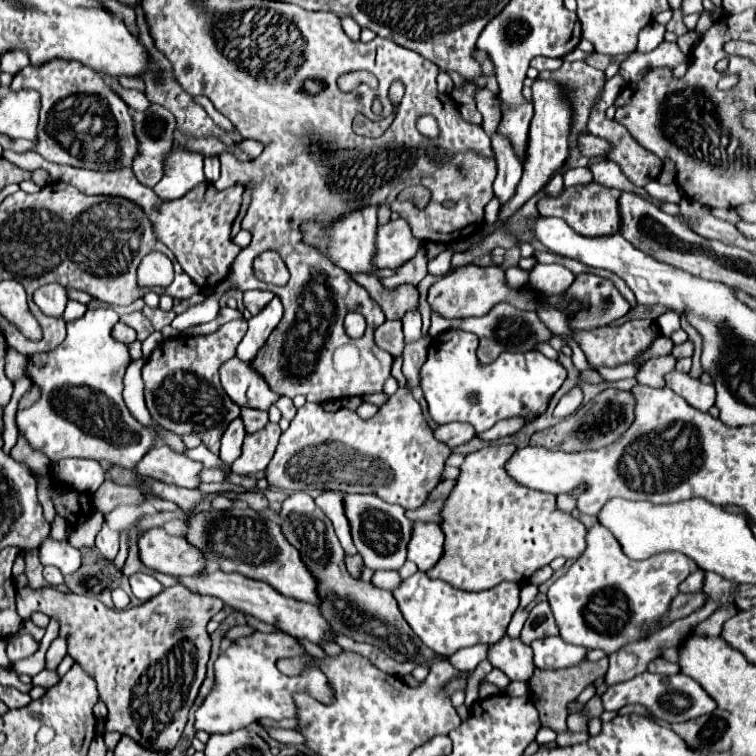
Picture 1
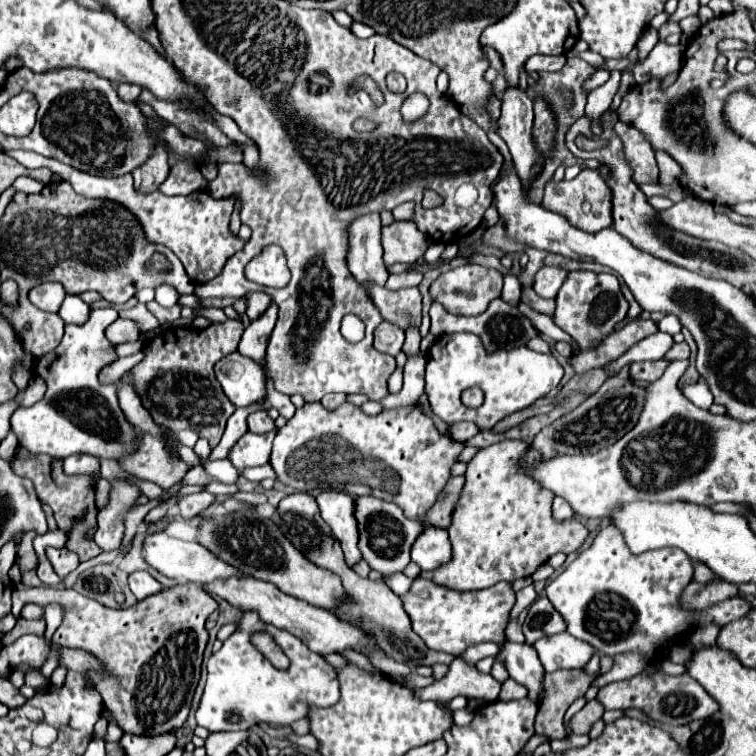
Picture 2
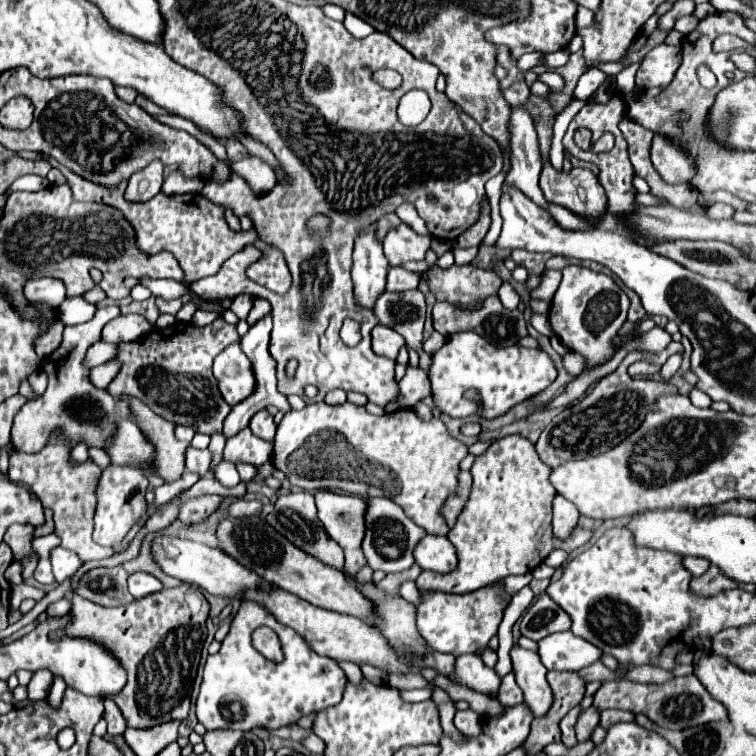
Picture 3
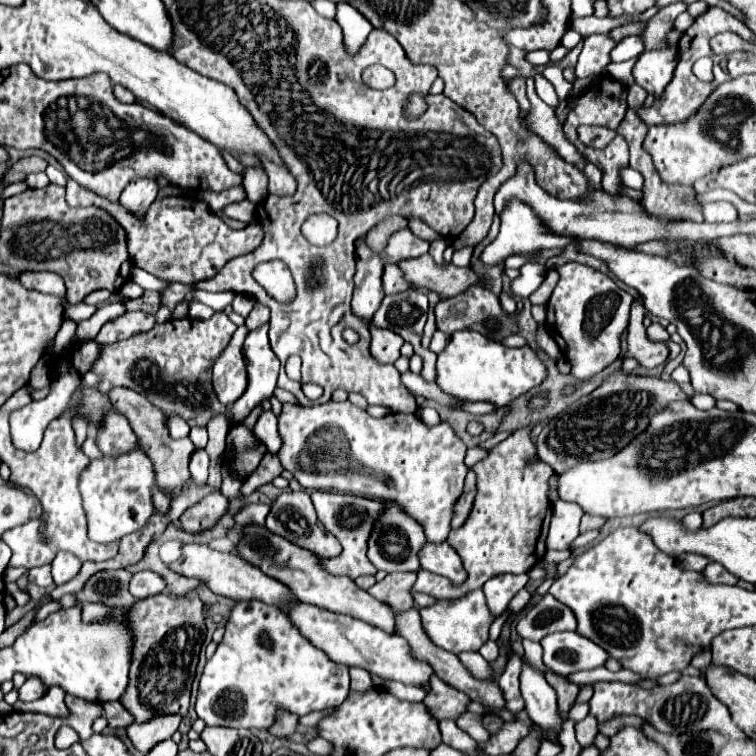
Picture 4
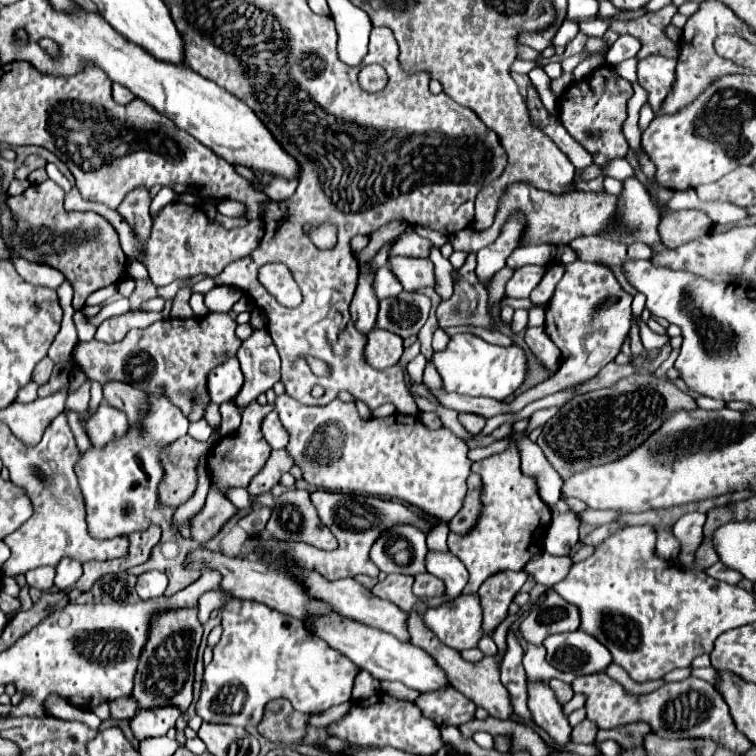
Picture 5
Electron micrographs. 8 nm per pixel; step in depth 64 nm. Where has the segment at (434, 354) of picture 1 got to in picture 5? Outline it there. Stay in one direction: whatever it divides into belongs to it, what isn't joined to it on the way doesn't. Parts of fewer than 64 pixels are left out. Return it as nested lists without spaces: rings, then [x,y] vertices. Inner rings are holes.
[[[470,334],[452,336],[446,350],[432,354],[432,364],[436,366],[446,392],[490,396],[496,400],[504,400],[506,396],[510,396],[522,384],[526,372],[526,356],[522,348],[488,344]]]

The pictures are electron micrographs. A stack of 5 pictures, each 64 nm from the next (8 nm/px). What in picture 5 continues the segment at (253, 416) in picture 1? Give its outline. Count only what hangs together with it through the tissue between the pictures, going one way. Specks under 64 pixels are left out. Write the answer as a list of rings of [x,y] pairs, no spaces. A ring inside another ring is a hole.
[[[270,412],[262,424],[262,432],[264,432],[264,438],[266,442],[272,446],[272,450],[280,450],[280,448],[286,448],[288,440],[290,440],[290,434],[288,430],[280,424],[278,420],[278,414],[276,412]]]

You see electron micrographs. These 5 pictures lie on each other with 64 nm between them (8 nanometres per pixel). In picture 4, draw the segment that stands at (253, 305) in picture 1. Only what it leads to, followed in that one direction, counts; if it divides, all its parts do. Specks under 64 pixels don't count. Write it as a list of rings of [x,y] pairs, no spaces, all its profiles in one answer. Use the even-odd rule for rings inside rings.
[[[256,304],[254,310],[252,310],[252,312],[248,314],[248,318],[246,318],[246,326],[248,326],[248,330],[256,330],[256,328],[264,326],[264,324],[268,322],[268,318],[270,318],[268,308],[264,308],[262,304]]]

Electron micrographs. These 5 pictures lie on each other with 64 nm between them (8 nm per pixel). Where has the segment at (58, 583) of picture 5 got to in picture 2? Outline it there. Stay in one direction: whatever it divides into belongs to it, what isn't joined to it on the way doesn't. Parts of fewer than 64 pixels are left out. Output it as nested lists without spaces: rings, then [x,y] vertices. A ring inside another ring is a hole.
[[[48,548],[46,556],[48,556],[50,564],[54,566],[54,572],[60,576],[60,580],[64,580],[64,576],[68,576],[80,564],[78,556],[66,548]]]

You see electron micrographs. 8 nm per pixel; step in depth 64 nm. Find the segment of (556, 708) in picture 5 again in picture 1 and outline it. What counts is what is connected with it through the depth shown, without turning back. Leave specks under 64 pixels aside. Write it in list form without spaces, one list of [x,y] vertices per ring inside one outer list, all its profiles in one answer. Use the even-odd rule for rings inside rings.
[[[504,636],[504,640],[490,646],[488,660],[494,668],[500,668],[510,680],[530,682],[534,676],[534,652],[522,640],[512,640]]]

